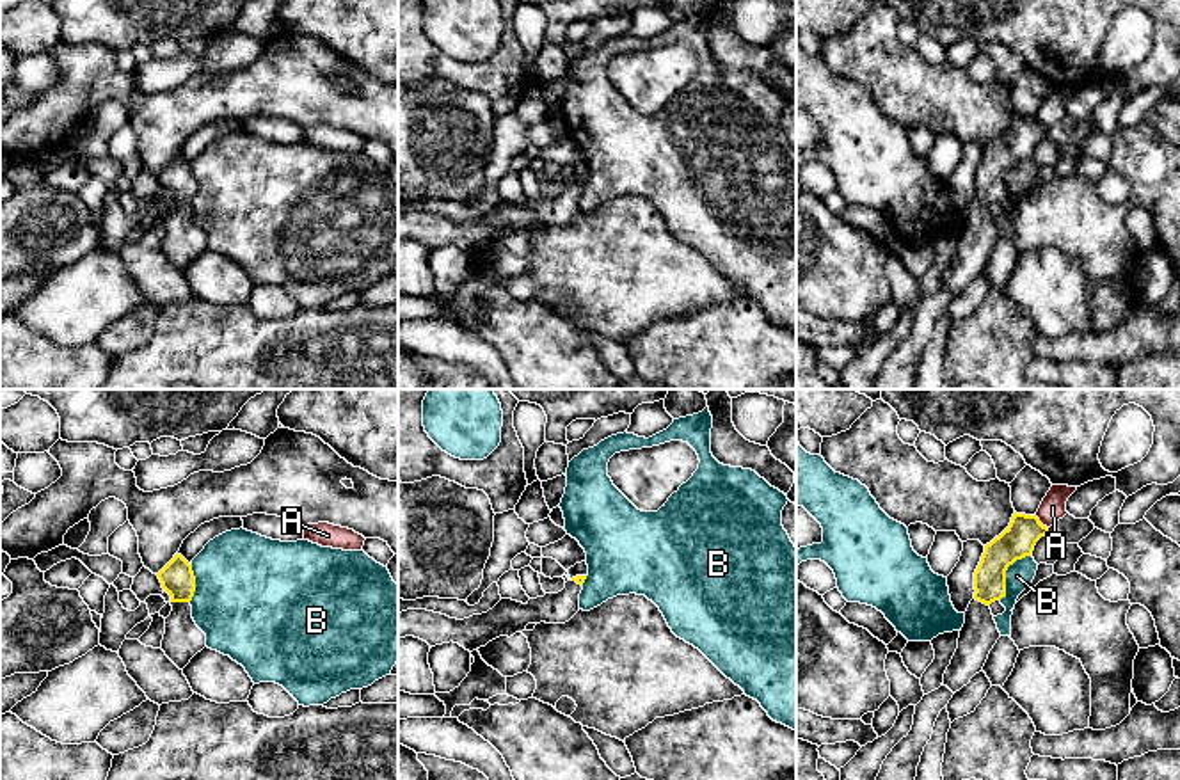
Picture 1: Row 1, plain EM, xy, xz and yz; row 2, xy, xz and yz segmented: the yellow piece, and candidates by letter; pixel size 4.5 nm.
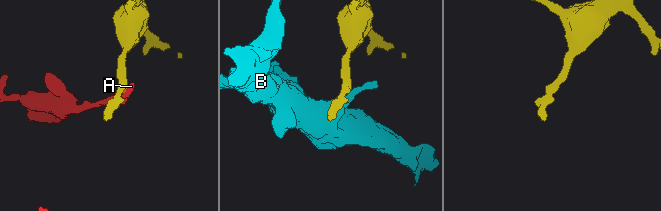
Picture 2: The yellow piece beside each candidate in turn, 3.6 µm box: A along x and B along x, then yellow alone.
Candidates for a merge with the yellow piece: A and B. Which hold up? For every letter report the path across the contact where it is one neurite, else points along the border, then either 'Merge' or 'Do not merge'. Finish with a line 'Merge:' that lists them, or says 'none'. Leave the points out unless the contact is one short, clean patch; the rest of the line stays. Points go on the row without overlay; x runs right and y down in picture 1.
A: Do not merge
B: Boundary: yz (1031, 155), (1017, 160), (1008, 169), (1006, 194), (999, 201). Do not merge
Merge: none

